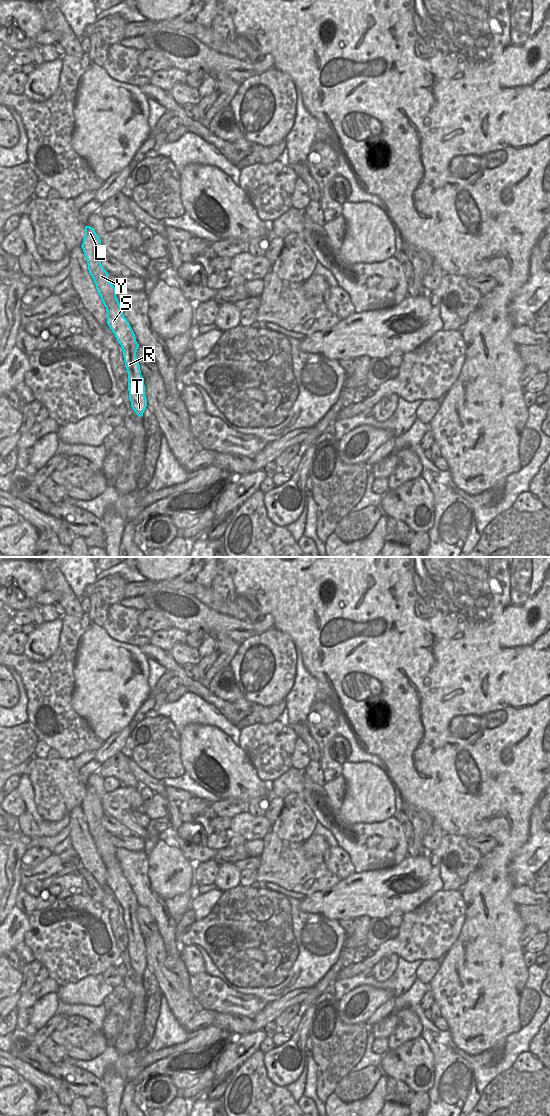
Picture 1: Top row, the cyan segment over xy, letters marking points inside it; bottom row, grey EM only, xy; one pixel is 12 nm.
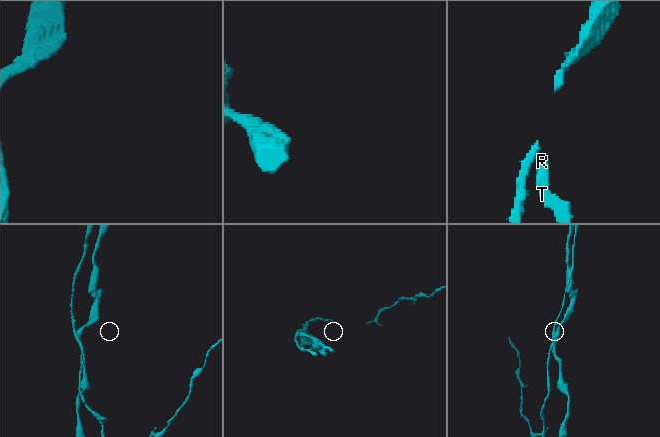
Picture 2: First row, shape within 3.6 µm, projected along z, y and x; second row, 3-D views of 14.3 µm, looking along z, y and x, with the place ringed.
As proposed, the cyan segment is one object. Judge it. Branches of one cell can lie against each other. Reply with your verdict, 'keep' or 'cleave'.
cleave

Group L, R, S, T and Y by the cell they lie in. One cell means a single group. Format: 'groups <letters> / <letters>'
groups L Y / R S T

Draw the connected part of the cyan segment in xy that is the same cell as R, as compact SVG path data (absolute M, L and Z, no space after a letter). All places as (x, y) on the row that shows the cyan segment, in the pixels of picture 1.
M117 297L114 301L111 301L111 305L106 308L106 311L108 315L107 324L123 350L125 367L128 373L131 407L139 417L142 417L147 407L147 398L145 396L144 378L141 375L140 365L136 357L139 344L129 322L123 315Z

